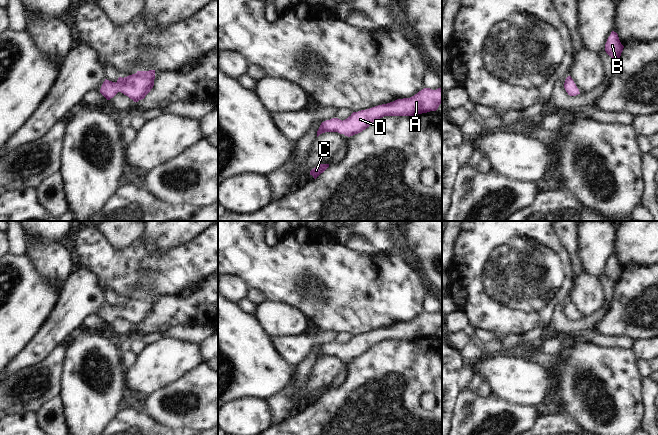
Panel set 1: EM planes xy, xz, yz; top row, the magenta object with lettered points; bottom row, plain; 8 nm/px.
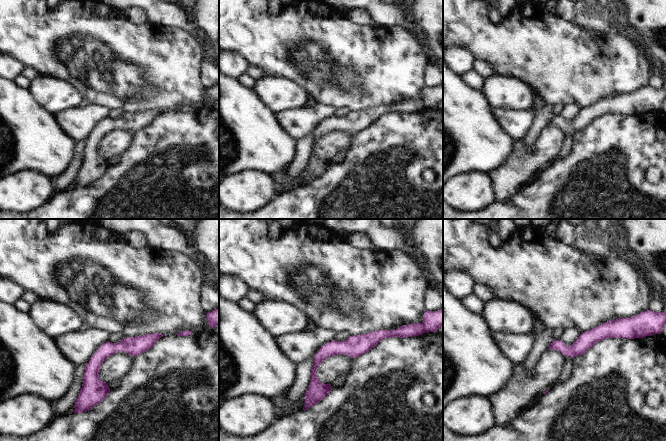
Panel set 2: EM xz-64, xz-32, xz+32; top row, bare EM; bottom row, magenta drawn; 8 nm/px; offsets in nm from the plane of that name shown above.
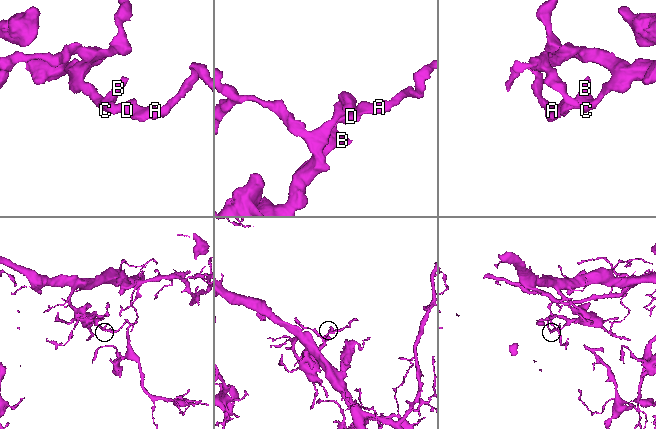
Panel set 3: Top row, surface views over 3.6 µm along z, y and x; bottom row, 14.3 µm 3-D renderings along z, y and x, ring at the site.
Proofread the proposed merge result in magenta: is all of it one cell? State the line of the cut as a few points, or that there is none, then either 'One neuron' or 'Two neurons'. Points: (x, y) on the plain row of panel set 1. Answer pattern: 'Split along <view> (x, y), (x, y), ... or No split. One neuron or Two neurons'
No split. One neuron

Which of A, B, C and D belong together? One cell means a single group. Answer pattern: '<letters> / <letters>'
A B C D

